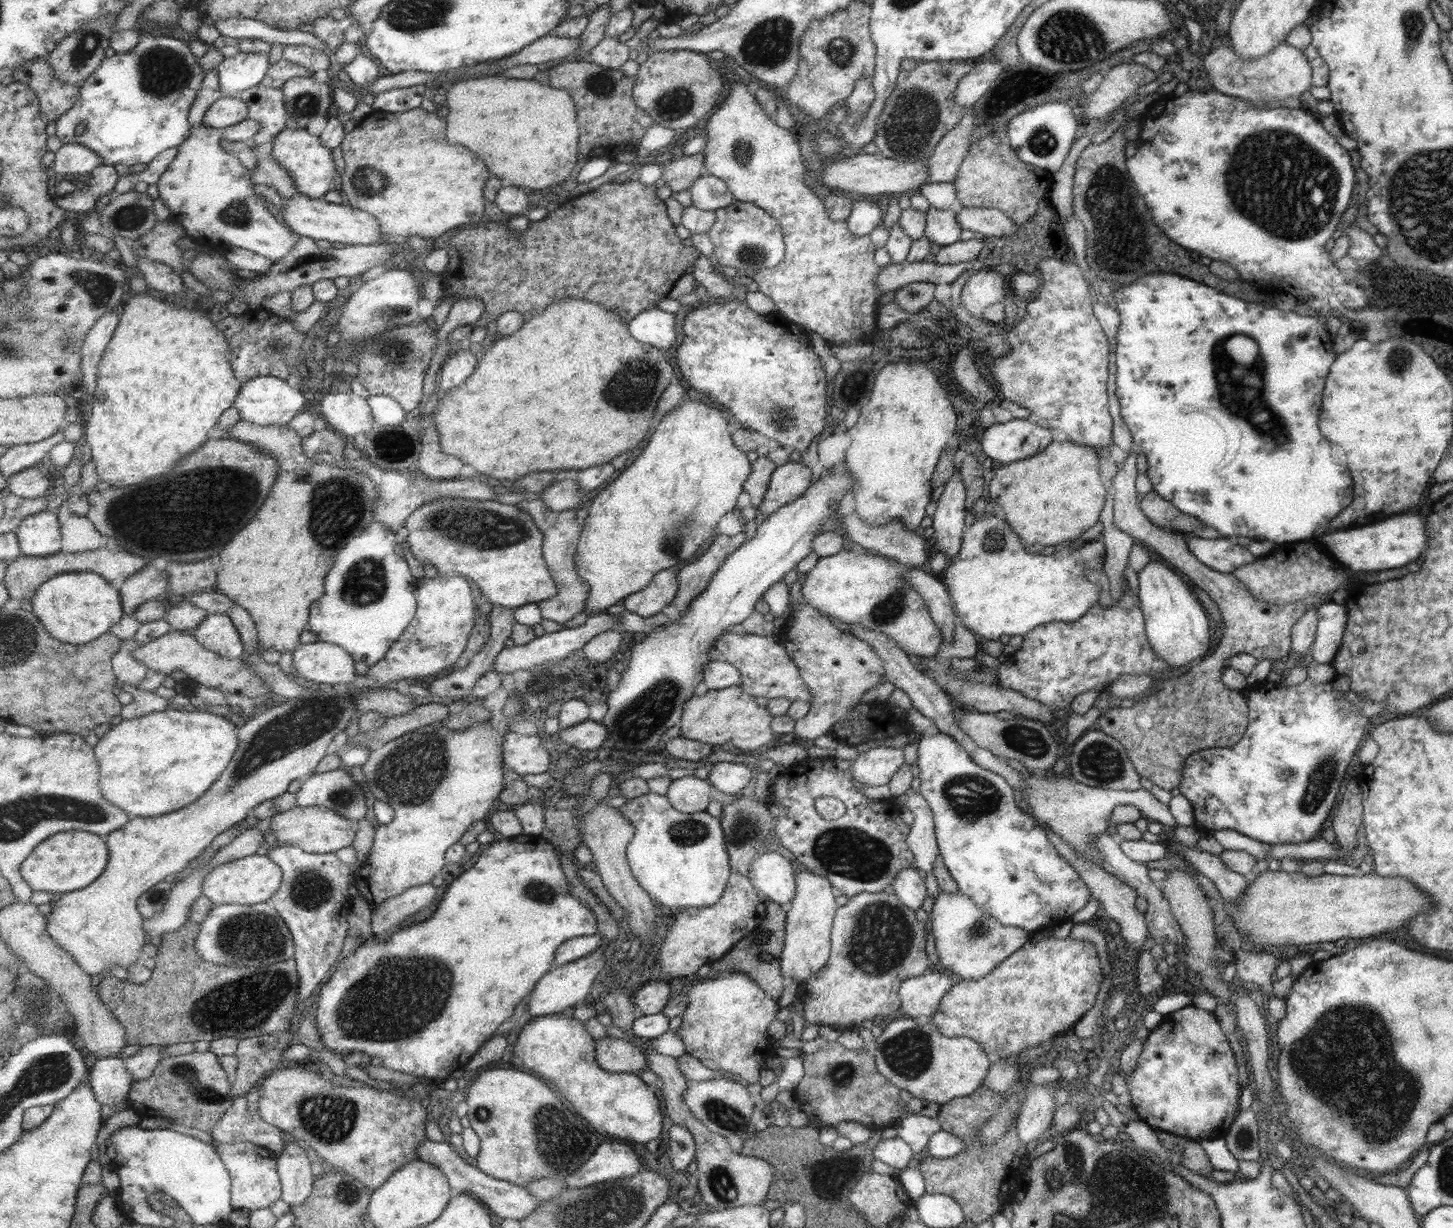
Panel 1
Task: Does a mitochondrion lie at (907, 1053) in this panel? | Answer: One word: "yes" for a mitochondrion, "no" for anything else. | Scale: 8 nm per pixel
yes

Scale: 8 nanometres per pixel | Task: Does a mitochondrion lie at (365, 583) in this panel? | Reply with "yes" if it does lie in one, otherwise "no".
yes

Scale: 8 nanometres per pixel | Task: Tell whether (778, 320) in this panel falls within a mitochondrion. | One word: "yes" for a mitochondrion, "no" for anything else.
no

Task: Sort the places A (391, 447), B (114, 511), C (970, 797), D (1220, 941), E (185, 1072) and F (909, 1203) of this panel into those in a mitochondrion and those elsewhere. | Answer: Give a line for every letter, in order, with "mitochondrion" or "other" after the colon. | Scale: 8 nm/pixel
A: mitochondrion
B: mitochondrion
C: mitochondrion
D: other
E: mitochondrion
F: other

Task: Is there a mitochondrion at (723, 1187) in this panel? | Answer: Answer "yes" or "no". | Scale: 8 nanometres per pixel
yes

